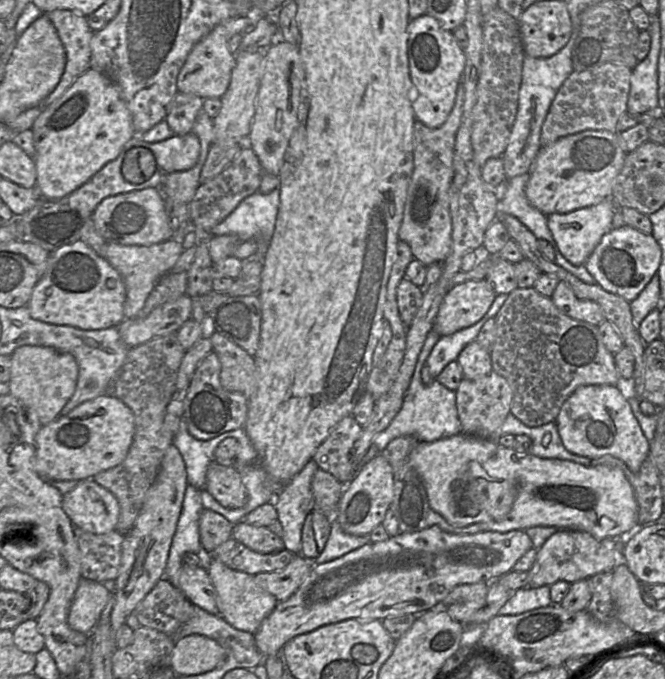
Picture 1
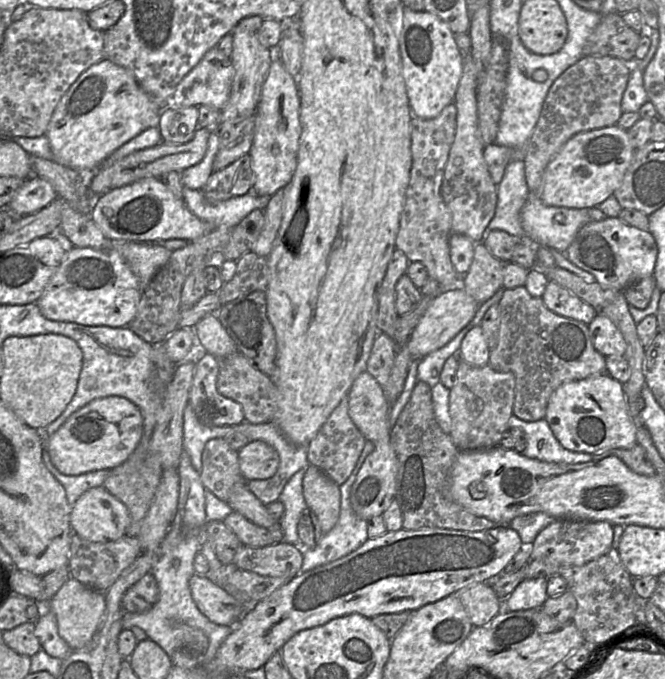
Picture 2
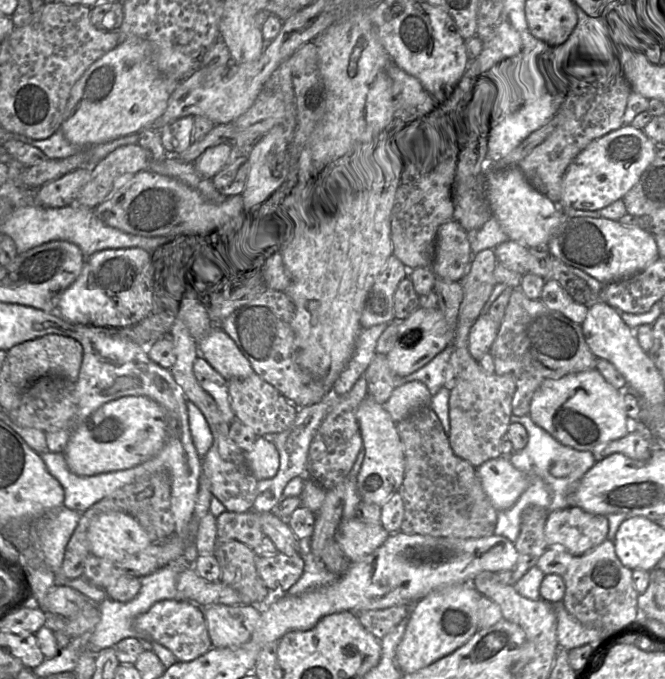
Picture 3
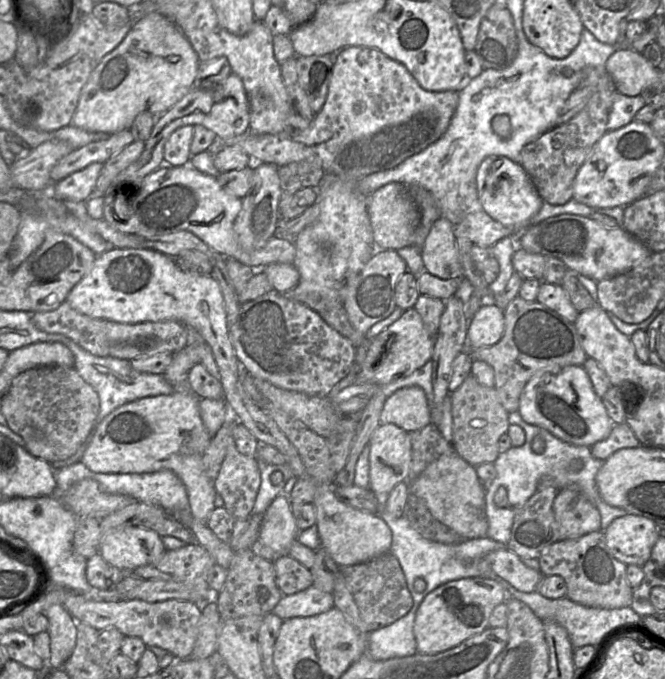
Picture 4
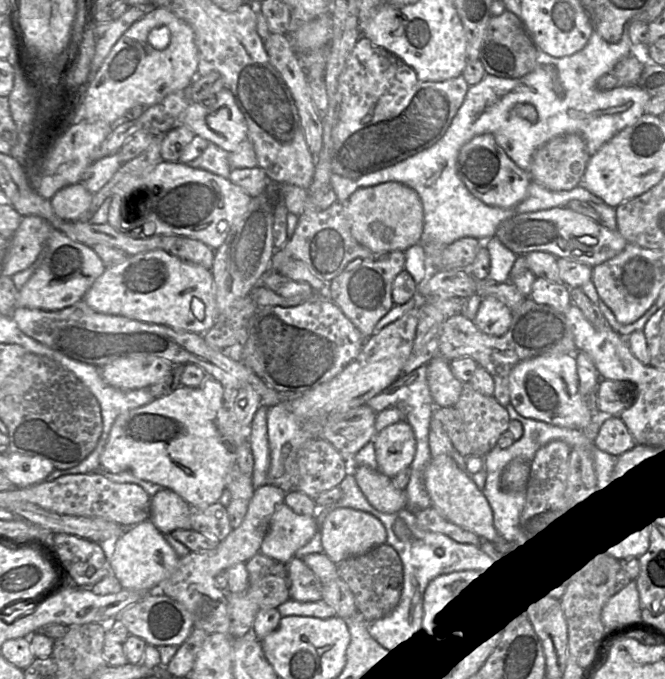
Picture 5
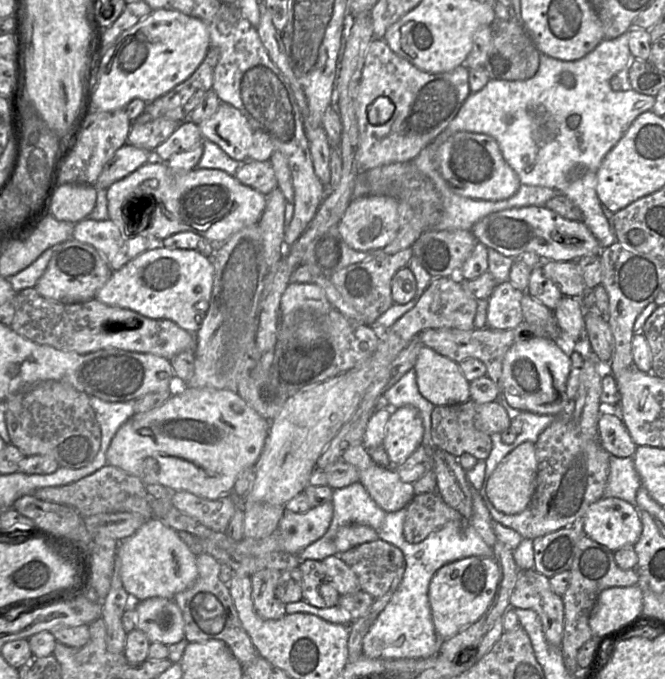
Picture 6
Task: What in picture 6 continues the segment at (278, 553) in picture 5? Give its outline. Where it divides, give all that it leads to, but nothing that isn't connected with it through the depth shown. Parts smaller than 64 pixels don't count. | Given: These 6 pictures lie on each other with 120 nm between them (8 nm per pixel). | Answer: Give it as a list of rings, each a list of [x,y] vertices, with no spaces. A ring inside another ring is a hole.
[[[332,501],[311,508],[305,513],[294,513],[284,509],[277,527],[282,551],[292,555],[299,554],[325,534],[332,517]]]

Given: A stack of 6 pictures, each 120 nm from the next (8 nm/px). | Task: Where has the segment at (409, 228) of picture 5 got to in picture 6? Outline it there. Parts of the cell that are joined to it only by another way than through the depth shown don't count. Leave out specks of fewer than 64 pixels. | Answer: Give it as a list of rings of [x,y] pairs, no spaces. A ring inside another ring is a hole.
[[[364,195],[353,198],[342,219],[338,230],[344,242],[355,250],[369,251],[390,244],[399,230],[398,204],[388,196]]]

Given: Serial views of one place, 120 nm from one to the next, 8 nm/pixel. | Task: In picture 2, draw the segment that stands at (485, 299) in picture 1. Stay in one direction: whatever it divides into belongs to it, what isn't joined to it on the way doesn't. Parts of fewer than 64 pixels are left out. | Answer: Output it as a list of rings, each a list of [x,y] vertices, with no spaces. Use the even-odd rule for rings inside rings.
[[[463,287],[438,295],[430,303],[406,343],[412,359],[423,359],[431,352],[445,346],[471,322],[480,305],[468,295]]]

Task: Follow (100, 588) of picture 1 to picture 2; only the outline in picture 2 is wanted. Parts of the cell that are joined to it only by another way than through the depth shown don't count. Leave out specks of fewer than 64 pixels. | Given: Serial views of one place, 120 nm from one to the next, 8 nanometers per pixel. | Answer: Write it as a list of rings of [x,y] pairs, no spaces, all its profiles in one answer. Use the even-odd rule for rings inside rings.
[[[70,577],[48,603],[42,604],[43,609],[55,614],[58,633],[72,650],[81,649],[92,640],[105,613],[105,593],[89,588]]]

